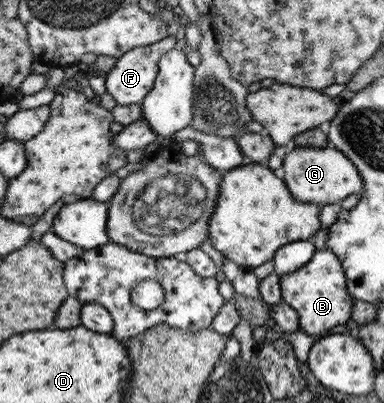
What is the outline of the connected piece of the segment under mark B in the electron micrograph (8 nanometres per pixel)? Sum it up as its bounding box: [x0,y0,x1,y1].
[279,250,354,340]

